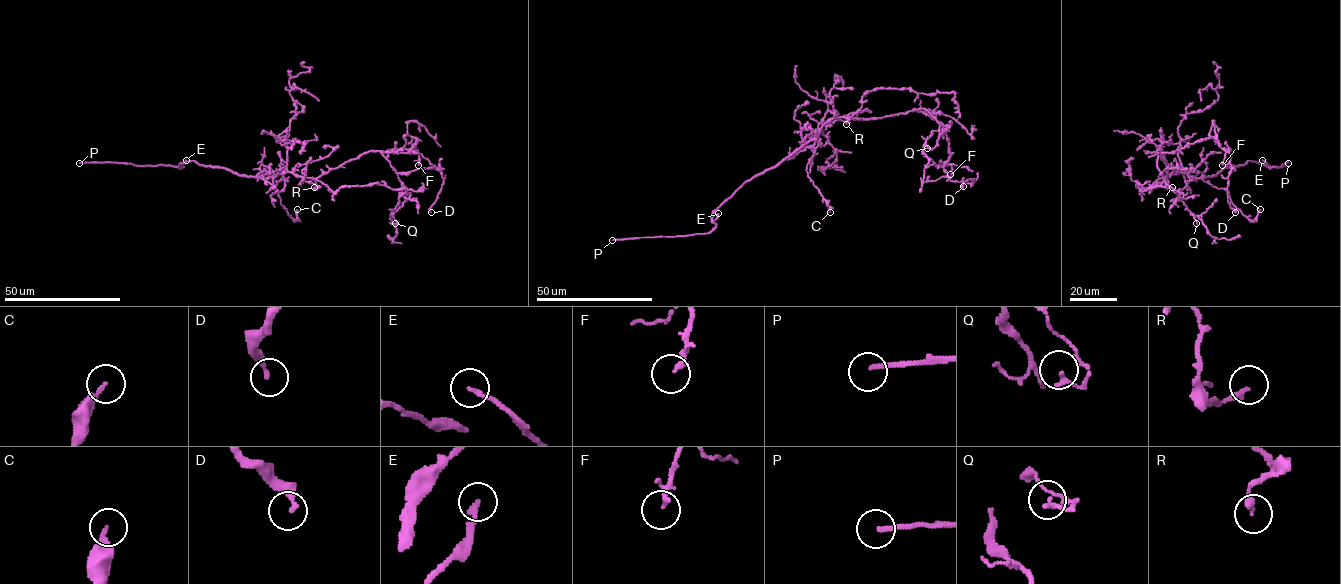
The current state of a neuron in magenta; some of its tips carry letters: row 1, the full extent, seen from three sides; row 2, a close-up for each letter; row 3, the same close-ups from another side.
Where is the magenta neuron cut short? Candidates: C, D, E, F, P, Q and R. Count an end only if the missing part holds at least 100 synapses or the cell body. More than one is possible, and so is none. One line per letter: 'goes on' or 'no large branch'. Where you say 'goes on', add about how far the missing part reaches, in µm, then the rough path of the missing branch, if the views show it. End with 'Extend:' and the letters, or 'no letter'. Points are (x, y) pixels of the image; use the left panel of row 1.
C: no large branch
D: no large branch
E: goes on; missing 120 µm; course (186, 160), (200, 131), (200, 135), (212, 143), (230, 148), (261, 164), (274, 166), (284, 174)
F: no large branch
P: goes on; missing 300 µm
Q: no large branch
R: no large branch
Extend: E, P

